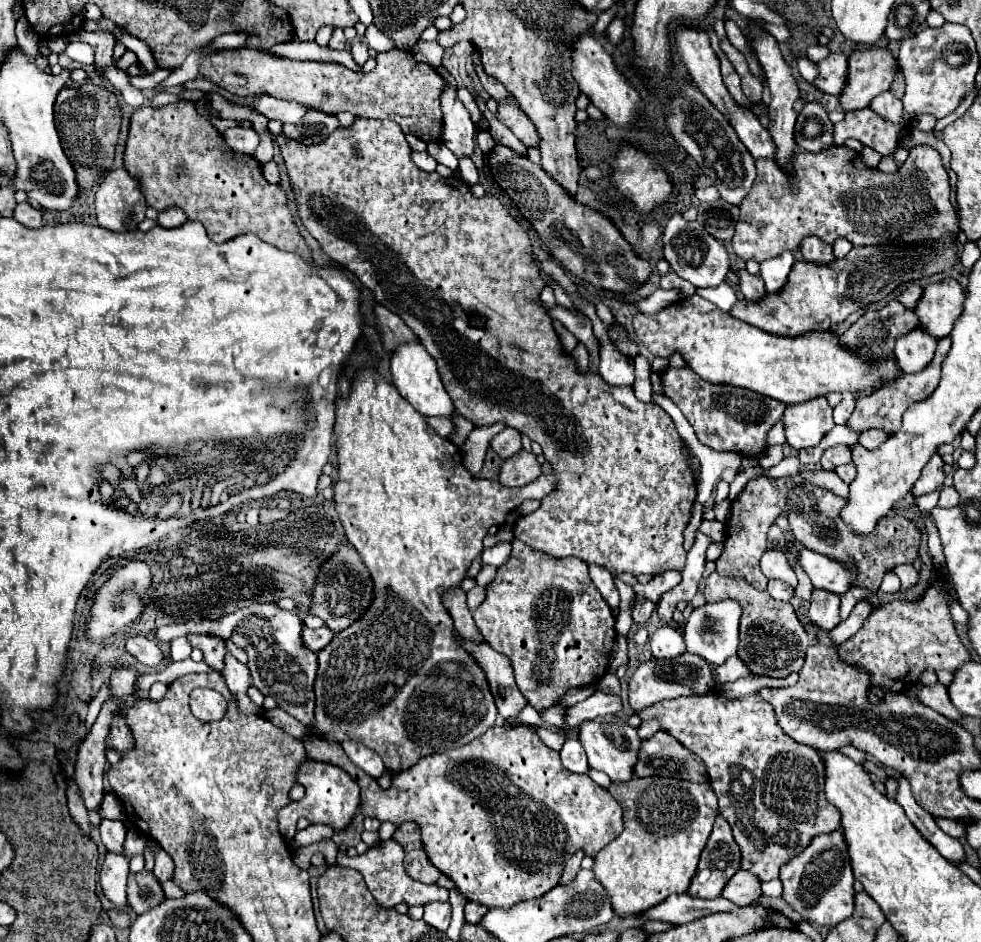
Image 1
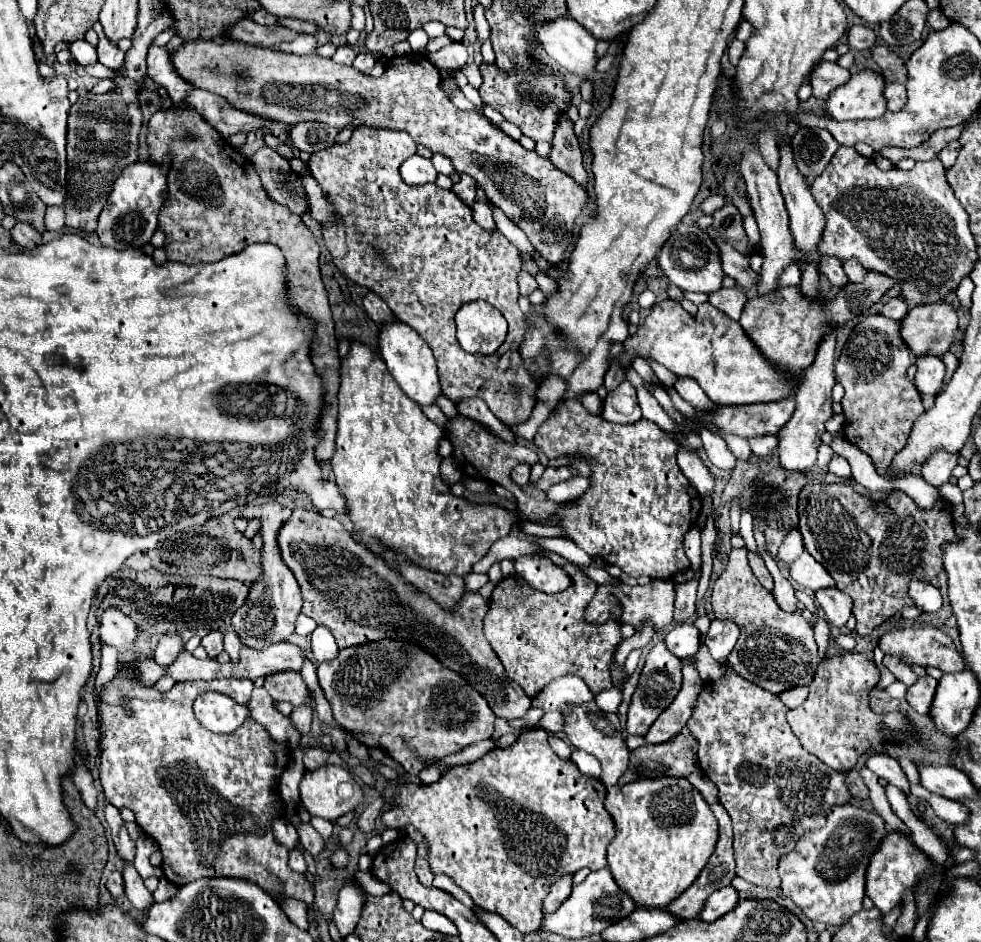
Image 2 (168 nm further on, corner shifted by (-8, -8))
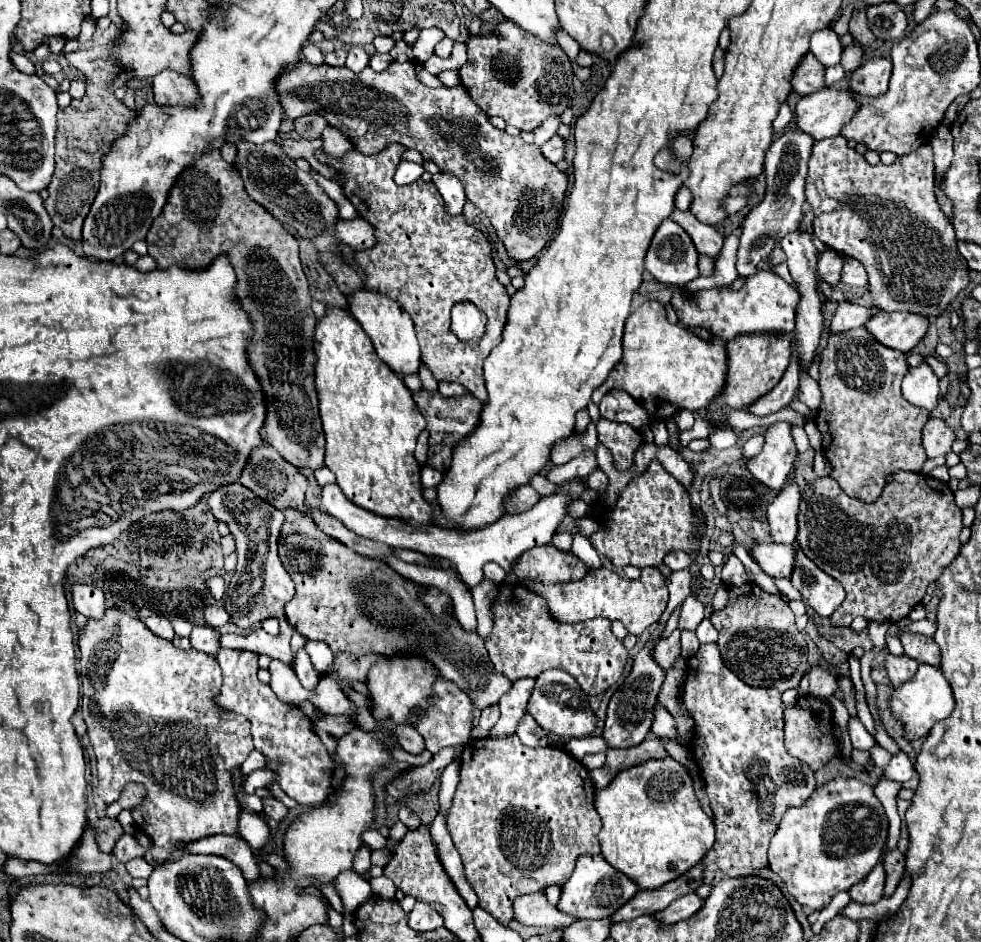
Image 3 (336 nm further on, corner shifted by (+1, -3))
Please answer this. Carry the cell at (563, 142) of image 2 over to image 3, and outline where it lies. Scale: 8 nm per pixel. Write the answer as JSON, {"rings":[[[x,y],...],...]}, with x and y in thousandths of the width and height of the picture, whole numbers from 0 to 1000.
{"rings":[[[564,143],[562,150],[551,156],[551,160],[562,173],[570,173],[576,167],[576,150],[570,143]]]}

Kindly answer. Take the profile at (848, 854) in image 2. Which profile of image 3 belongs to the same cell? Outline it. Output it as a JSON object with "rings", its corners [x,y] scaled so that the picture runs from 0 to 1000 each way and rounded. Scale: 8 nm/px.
{"rings":[[[849,827],[835,833],[823,855],[804,859],[784,897],[784,920],[796,931],[817,963],[837,967],[847,954],[878,935],[898,910],[904,893],[904,867],[890,838],[874,827]]]}

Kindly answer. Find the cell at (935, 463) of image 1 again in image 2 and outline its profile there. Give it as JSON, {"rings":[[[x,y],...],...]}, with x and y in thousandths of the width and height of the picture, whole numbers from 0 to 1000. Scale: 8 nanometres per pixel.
{"rings":[[[954,478],[952,482],[946,484],[946,490],[942,490],[940,495],[940,507],[950,514],[950,516],[958,516],[962,512],[966,512],[966,507],[970,505],[972,495],[977,493],[977,482],[966,482],[962,478]]]}

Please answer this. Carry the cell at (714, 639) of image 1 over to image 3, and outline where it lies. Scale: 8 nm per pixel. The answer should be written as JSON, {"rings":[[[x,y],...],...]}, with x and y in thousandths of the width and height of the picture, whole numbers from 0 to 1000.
{"rings":[[[719,655],[717,659],[715,659],[715,663],[710,666],[710,670],[708,670],[708,674],[710,674],[710,678],[713,678],[713,683],[727,683],[727,680],[731,680],[731,668],[727,666],[727,661]]]}

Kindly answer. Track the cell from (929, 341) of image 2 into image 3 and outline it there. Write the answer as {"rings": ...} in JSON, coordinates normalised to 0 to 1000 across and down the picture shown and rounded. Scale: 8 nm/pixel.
{"rings":[[[894,330],[882,347],[900,366],[927,375],[943,358],[947,339],[927,330],[910,330],[910,332]]]}

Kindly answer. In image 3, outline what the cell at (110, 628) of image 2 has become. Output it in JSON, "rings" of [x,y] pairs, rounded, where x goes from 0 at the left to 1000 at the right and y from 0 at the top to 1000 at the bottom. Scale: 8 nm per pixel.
{"rings":[[[74,621],[74,642],[76,646],[87,653],[89,657],[105,657],[107,649],[109,649],[109,640],[107,640],[107,632],[103,625],[99,625],[97,621]]]}

